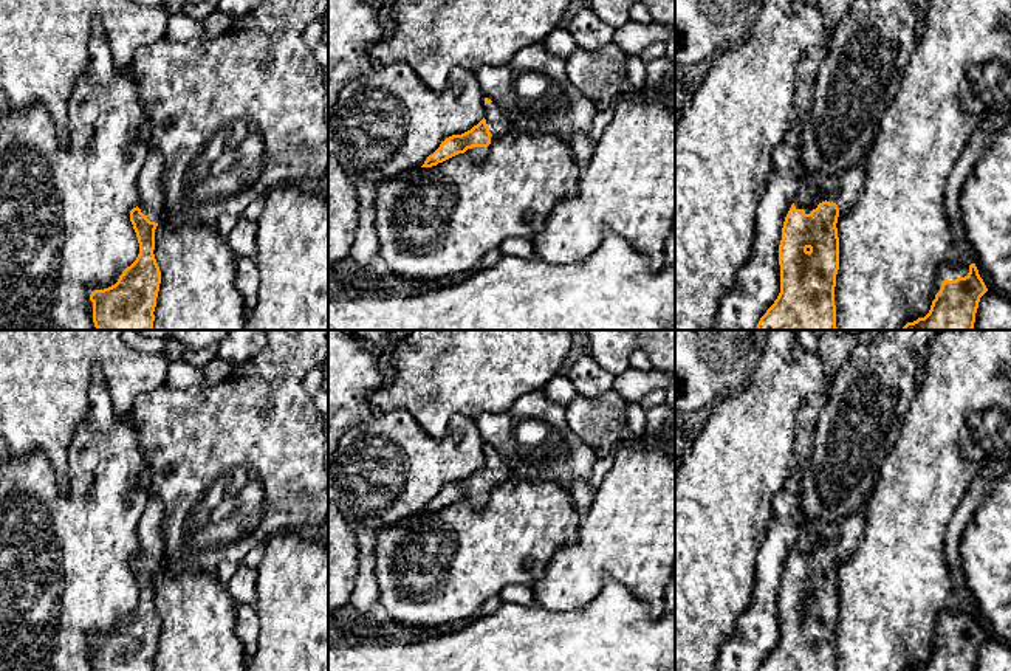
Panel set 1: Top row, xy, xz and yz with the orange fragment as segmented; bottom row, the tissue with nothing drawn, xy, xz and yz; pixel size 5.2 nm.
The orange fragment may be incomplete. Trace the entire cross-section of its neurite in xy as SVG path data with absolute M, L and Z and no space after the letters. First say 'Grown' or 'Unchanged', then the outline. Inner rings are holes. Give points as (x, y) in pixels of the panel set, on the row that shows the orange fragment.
Grown. M150 150L138 175L138 206L130 222L138 237L139 254L118 282L90 294L96 330L153 330L161 271L156 263L155 229L163 220L163 175L166 160L159 150Z

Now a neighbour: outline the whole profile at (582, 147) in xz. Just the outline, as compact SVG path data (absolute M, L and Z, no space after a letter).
M576 132L571 138L570 146L573 149L574 161L577 164L581 174L584 174L590 164L596 144L591 143L584 132Z

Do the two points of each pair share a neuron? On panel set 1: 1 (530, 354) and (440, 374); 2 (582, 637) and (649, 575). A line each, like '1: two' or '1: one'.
1: one
2: two

